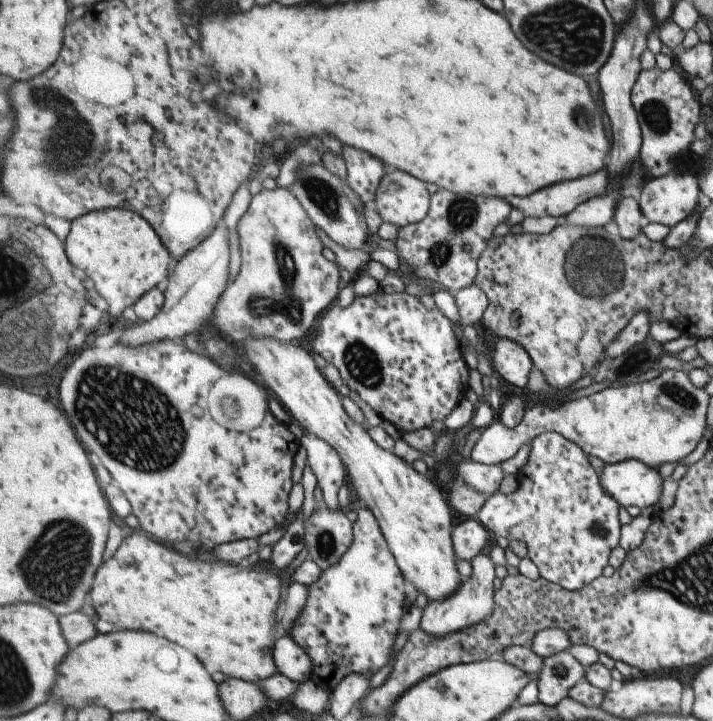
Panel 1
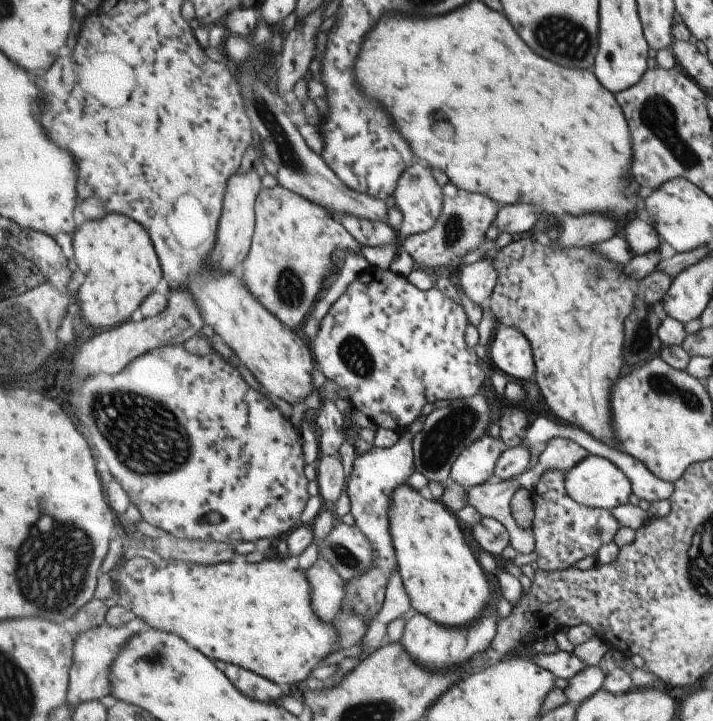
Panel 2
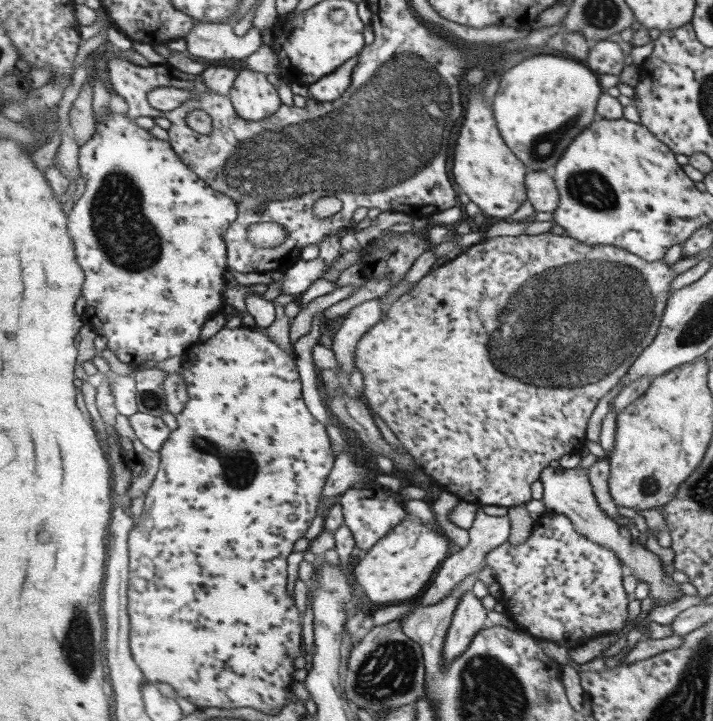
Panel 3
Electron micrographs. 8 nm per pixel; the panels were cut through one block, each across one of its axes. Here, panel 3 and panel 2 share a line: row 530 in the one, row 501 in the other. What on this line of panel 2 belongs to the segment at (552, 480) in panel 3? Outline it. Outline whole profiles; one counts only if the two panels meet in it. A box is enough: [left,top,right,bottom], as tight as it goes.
[566,455,634,511]

